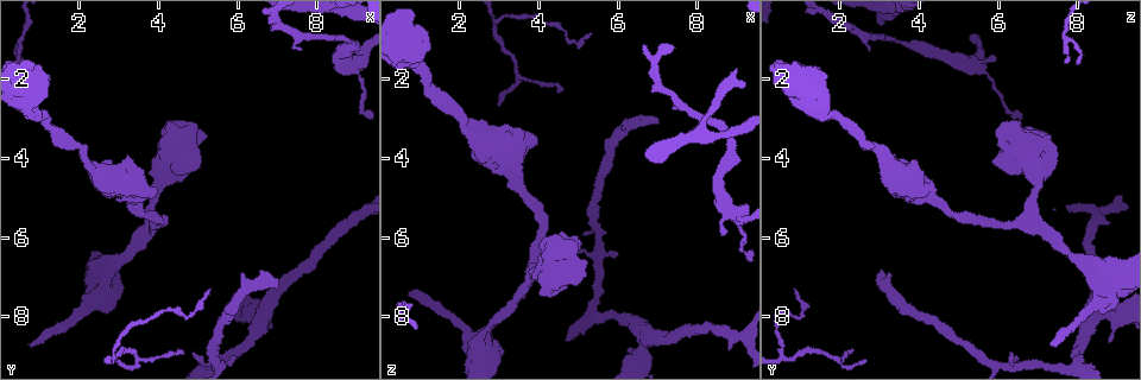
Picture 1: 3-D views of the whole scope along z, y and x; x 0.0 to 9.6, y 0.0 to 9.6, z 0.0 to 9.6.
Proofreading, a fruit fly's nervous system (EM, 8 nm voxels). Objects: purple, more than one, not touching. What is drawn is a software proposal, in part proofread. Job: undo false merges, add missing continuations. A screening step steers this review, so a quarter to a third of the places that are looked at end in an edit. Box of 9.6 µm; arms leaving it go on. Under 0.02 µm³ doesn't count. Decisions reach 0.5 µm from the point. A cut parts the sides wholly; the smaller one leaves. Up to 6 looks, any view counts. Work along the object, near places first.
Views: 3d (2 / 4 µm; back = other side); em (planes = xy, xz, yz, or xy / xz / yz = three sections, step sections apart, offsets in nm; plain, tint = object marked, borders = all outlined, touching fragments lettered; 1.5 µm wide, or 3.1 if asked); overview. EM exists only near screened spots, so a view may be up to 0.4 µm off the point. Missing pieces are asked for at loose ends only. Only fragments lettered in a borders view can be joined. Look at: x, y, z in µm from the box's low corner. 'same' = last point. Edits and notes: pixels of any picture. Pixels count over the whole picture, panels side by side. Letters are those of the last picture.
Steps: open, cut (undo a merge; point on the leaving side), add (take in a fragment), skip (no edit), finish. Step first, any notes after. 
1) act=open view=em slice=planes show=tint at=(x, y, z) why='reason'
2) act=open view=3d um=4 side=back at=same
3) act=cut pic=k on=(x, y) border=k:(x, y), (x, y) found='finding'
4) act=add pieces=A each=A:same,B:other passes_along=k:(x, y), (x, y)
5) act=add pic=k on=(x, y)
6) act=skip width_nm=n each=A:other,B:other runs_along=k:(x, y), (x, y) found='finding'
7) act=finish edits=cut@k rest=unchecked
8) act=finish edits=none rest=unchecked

act=open view=3d um=4 at=(7.10, 7.20, 3.05) why='end of a long branch'

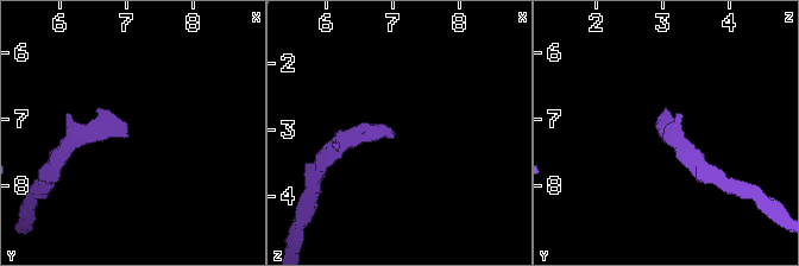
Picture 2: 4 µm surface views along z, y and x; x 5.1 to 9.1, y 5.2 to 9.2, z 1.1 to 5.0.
act=open view=em slice=xy step=4 show=borders at=(7.00, 7.25, 3.10) why='now the EM'

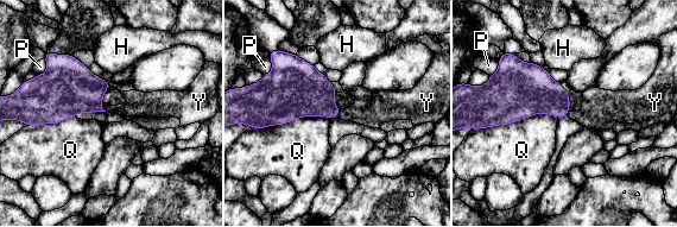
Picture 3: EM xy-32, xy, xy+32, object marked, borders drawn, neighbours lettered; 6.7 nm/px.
act=add pieces=Y each=H:other,P:other,Q:other,Y:same passes_along=3:(308, 93), (339, 112), (371, 108) found='the cell continues'

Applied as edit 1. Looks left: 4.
act=open view=overview

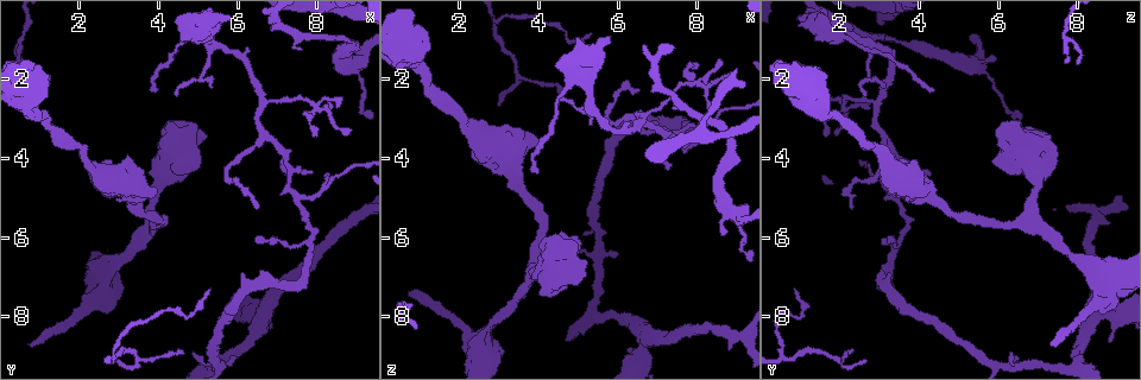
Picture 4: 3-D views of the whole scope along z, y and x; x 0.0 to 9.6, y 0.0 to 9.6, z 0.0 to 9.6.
act=open view=em slice=xz step=4 show=plain at=(8.75, 1.10, 3.50) why='narrows sharply'

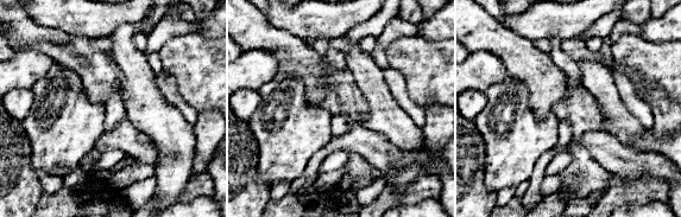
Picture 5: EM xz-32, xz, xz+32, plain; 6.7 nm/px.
act=open view=em slice=xz step=4 show=borders at=same why='what lies round it'

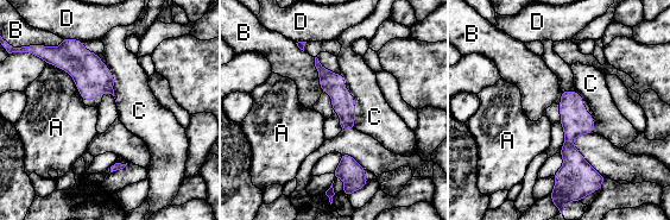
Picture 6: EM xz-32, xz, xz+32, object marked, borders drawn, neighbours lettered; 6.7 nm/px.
act=skip each=A:other,B:other,C:other,D:other border=6:(314, 57), (318, 85), (322, 92) found='one cell here'

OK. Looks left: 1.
act=open view=em slice=planes show=borders at=(0.80, 8.70, 7.45) why='long arm stops here'

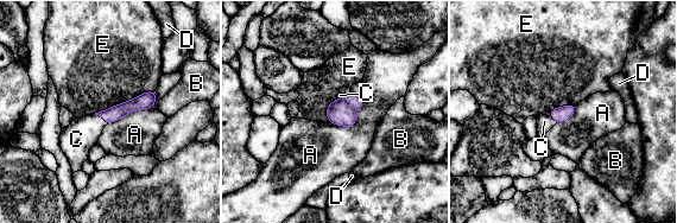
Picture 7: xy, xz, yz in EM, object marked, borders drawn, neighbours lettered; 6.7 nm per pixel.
act=add pieces=C longest_contact=E:440nm each=A:other,B:other,C:same,D:other,E:other passes_along=7:(114, 113), (101, 116), (76, 139) found='it goes on there'

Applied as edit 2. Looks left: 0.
act=finish edits=add@3,add@7 rest=unchecked

